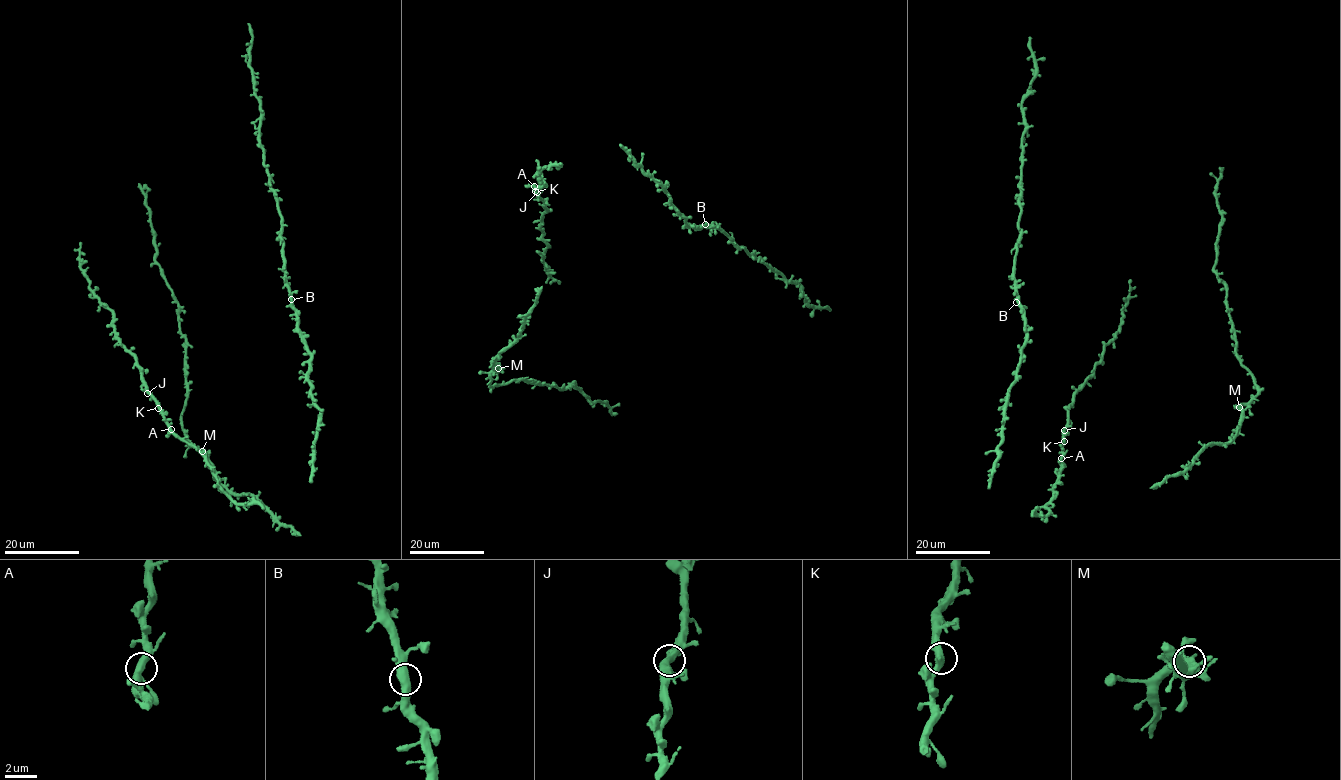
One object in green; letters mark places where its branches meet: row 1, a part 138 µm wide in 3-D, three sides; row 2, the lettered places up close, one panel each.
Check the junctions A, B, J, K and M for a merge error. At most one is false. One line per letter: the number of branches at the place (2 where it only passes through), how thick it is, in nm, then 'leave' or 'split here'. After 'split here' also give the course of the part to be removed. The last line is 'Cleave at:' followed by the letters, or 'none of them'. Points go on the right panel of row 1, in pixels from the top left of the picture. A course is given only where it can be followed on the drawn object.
A: 2 branches meet; 480 nm thick; leave
B: 2 branches meet; 480 nm thick; leave
J: 2 branches meet; 420 nm thick; leave
K: 2 branches meet; 460 nm thick; leave
M: 2 branches meet; 420 nm thick; leave
Cleave at: none of them

